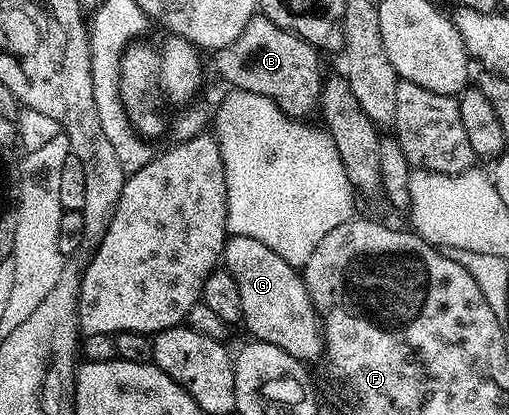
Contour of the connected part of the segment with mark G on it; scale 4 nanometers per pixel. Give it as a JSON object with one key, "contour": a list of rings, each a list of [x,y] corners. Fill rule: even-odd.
{"contour":[[[243,235],[227,238],[224,267],[232,273],[232,277],[236,277],[242,306],[241,322],[246,323],[257,342],[276,345],[276,349],[284,349],[284,353],[301,359],[307,365],[313,364],[313,359],[323,358],[322,321],[312,305],[306,280],[299,268],[288,265],[288,261],[284,261],[280,253],[272,253],[268,245]]]}

